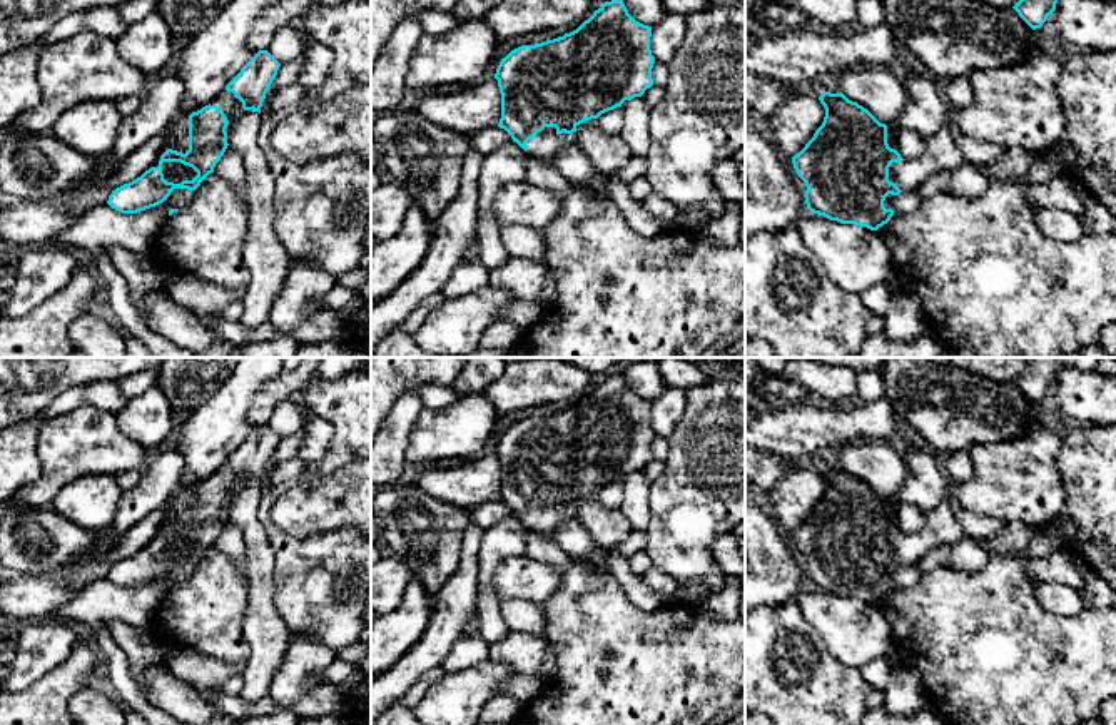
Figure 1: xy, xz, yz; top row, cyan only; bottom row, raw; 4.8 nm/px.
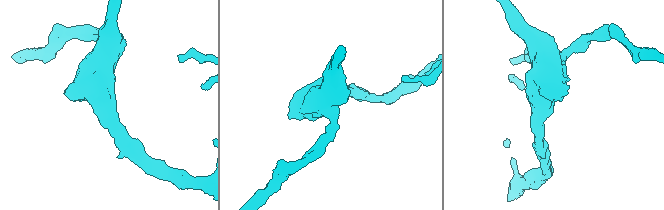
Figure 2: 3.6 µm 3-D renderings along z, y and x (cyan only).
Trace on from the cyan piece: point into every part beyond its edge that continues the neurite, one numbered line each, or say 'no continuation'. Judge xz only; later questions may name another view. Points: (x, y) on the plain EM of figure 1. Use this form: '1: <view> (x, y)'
1: xz (548, 517)

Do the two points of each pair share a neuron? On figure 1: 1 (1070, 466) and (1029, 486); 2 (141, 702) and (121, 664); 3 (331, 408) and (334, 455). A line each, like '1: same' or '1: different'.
1: different
2: same
3: same

